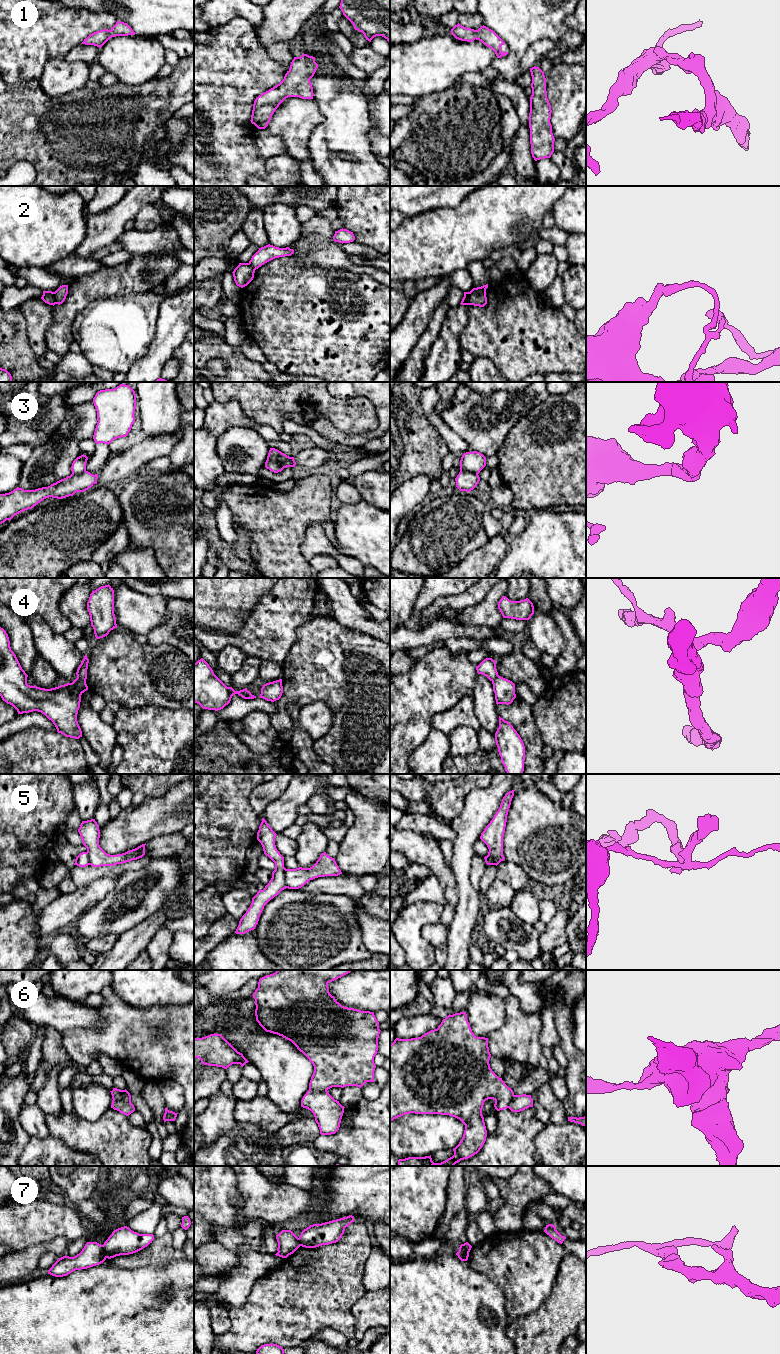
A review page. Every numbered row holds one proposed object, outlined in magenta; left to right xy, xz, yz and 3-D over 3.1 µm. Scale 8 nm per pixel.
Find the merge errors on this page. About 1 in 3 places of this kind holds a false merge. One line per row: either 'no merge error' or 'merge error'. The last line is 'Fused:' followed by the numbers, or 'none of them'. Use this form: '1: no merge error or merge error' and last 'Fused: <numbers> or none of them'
1: no merge error
2: merge error
3: merge error
4: merge error
5: merge error
6: merge error
7: merge error
Fused: 2, 3, 4, 5, 6, 7

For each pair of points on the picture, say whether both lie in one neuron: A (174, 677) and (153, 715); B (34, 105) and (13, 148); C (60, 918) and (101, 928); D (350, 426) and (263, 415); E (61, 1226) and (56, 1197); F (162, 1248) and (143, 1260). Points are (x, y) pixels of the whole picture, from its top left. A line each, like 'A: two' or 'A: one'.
A: two
B: one
C: two
D: one
E: two
F: one

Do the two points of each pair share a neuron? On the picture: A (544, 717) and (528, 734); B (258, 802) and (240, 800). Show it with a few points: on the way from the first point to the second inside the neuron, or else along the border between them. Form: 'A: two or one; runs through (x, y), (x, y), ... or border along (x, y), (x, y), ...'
A: two; border along (533, 718), (544, 745)
B: two; border along (262, 784), (249, 796), (249, 804), (260, 815)

